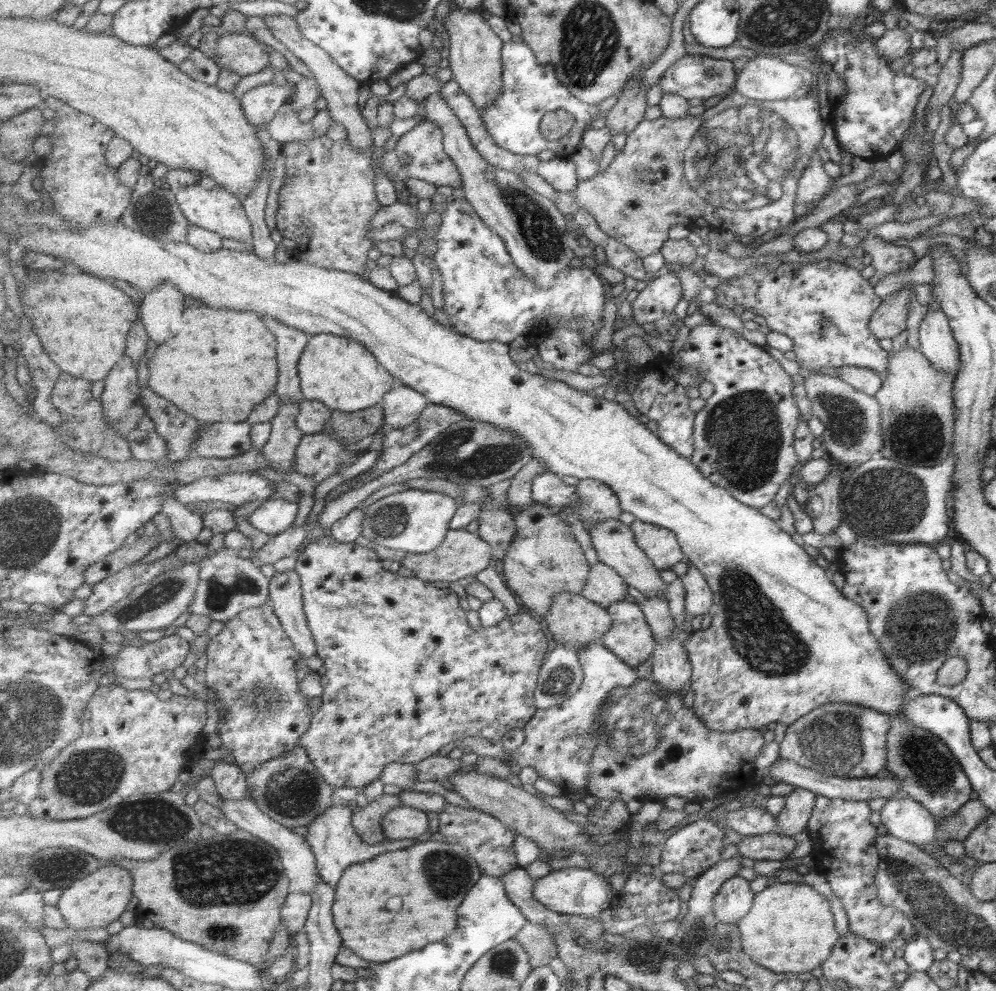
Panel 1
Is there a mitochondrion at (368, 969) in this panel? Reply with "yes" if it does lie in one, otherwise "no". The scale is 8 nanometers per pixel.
no

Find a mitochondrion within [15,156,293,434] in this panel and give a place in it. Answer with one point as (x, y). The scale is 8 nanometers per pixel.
(153, 215)

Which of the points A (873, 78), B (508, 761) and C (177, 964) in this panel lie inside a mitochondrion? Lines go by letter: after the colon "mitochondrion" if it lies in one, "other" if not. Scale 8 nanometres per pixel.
A: mitochondrion
B: other
C: other

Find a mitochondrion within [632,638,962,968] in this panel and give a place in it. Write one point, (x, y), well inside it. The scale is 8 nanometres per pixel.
(836, 740)

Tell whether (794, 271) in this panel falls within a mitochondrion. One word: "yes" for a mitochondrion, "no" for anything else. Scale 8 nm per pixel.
no

